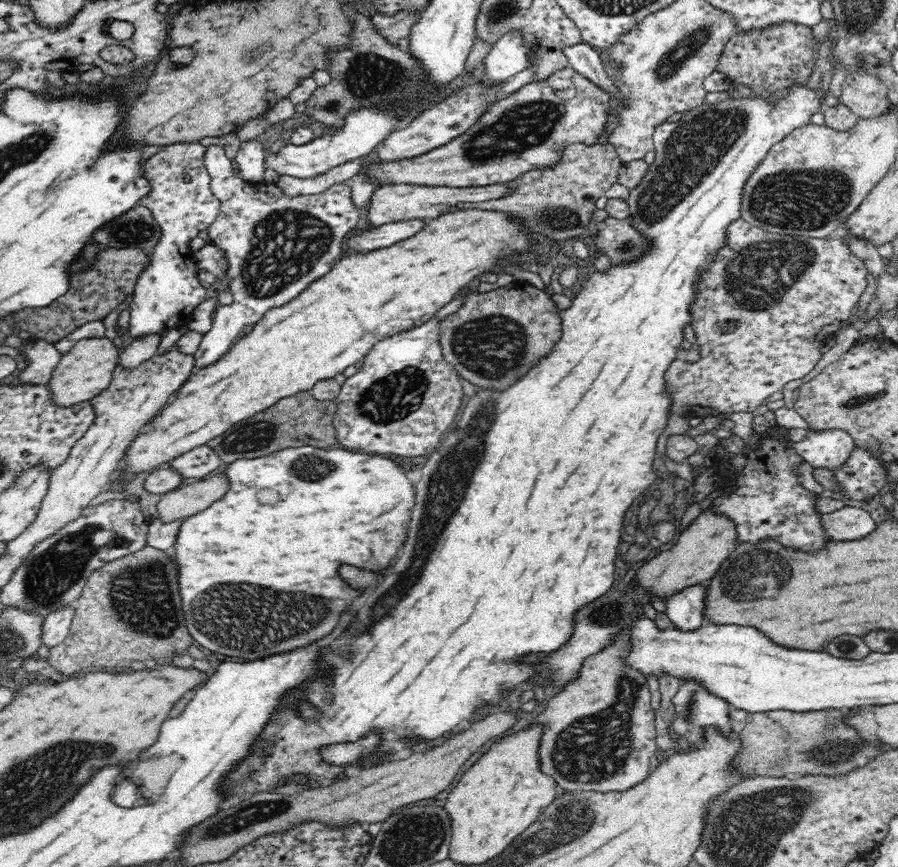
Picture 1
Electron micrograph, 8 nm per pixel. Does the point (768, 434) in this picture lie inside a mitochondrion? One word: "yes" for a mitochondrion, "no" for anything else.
no

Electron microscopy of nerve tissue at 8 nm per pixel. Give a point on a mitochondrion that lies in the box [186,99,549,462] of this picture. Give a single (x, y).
(287, 244)

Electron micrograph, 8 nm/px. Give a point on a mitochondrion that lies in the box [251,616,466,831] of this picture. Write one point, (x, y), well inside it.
(269, 742)

